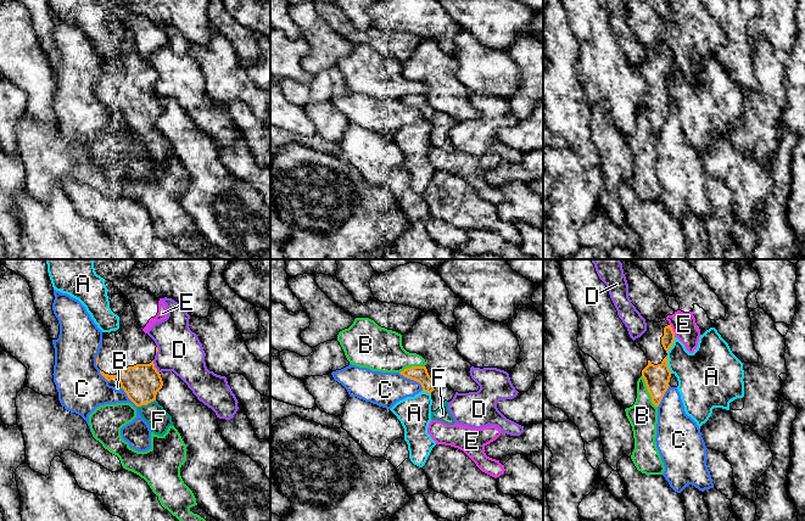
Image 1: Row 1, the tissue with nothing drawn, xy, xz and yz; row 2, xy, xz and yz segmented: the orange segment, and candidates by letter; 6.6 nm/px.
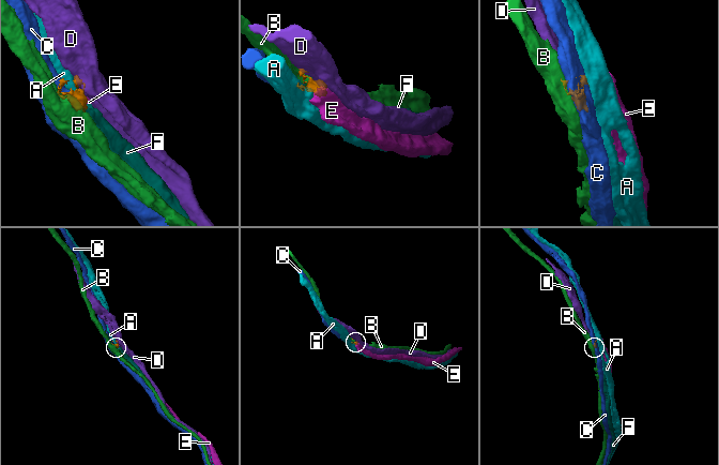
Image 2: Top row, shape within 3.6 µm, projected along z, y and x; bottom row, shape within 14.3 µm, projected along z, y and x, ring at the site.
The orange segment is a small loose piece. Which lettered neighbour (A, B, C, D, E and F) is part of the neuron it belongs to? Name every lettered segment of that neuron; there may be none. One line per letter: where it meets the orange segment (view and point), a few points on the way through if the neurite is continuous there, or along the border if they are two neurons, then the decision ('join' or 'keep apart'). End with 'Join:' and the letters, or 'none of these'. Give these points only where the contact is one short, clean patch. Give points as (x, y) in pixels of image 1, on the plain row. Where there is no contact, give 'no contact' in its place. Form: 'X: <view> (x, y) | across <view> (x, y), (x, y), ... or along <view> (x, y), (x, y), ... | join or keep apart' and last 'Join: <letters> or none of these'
A: yz (666, 91) | keep apart
B: yz (648, 118) | along yz (641, 104), (650, 128), (657, 134) | keep apart
C: xz (412, 106) | keep apart
D: xy (154, 94) | along xy (152, 88), (158, 100) | keep apart
E: yz (672, 57) | along yz (670, 51), (675, 63) | keep apart
F: xy (146, 132) | across xy (141, 110), (141, 119), (146, 132), (158, 147) | join
Join: F

